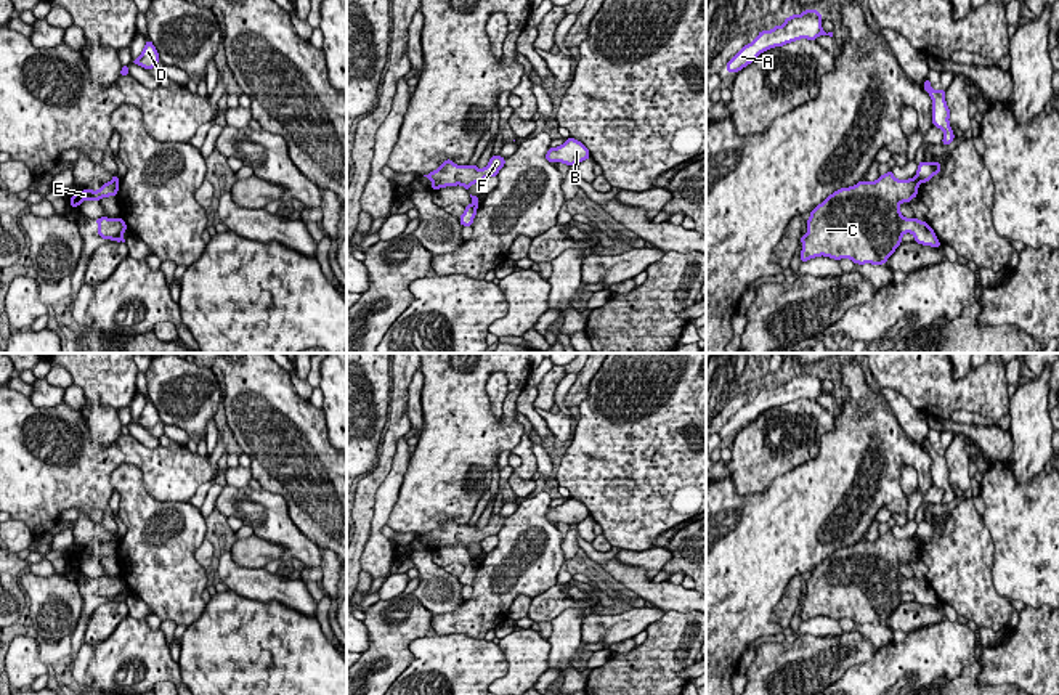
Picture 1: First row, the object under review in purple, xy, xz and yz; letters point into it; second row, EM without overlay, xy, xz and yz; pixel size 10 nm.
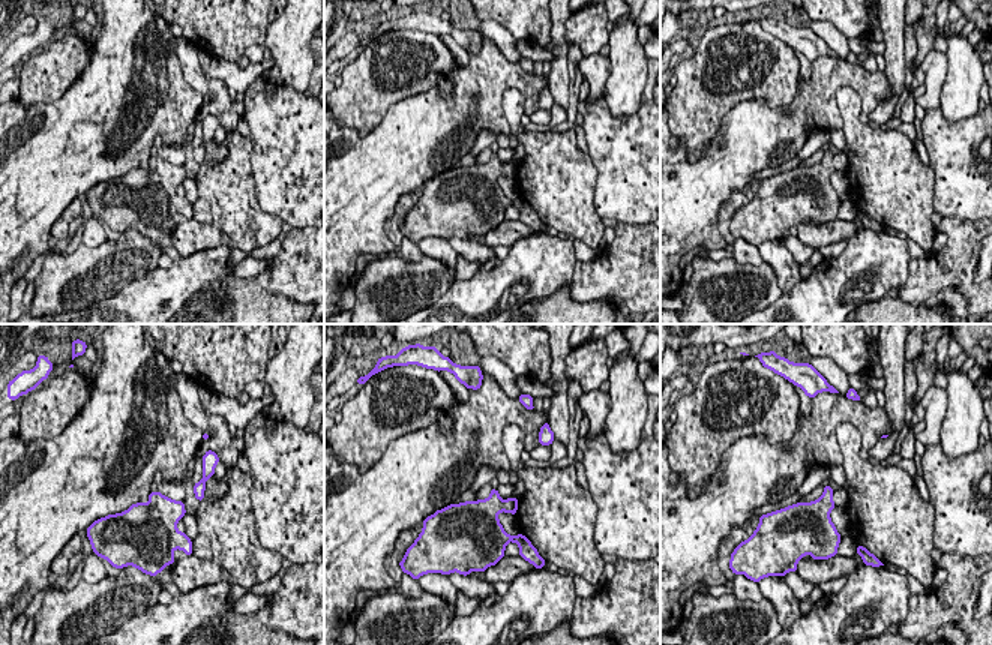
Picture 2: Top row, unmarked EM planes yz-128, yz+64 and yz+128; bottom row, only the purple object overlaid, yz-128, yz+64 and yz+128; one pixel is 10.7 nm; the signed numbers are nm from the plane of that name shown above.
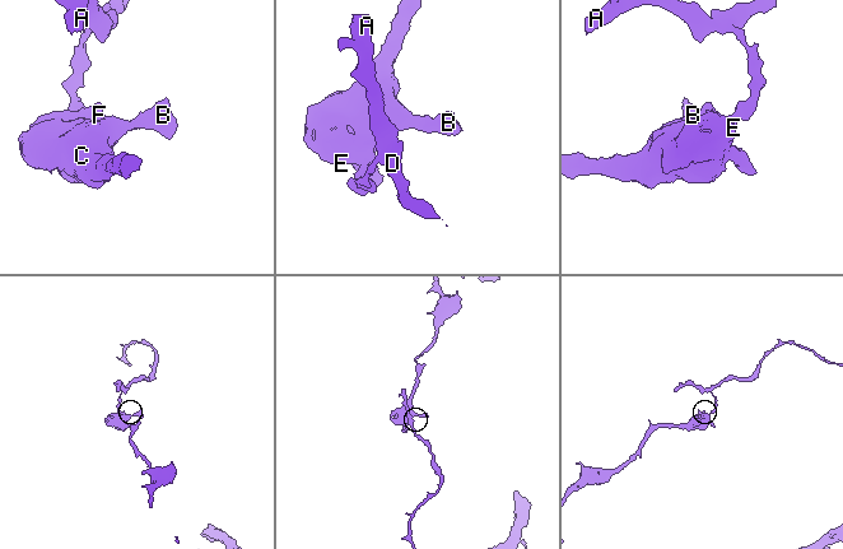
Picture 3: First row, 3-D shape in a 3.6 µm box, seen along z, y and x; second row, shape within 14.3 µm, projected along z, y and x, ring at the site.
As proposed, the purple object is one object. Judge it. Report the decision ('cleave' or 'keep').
cleave

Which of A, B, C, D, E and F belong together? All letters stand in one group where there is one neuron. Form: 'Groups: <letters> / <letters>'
Groups: A D / B C E F

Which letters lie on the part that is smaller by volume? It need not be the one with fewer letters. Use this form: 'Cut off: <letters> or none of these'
Cut off: A, D

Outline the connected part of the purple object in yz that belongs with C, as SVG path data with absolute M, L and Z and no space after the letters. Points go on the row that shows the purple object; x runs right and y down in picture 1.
M892 170L876 181L858 181L854 186L841 188L818 204L807 220L807 234L801 236L801 262L825 255L834 260L850 258L854 263L884 265L902 242L905 233L911 233L915 241L934 249L940 242L927 222L905 218L899 205L918 196L916 178L897 180Z

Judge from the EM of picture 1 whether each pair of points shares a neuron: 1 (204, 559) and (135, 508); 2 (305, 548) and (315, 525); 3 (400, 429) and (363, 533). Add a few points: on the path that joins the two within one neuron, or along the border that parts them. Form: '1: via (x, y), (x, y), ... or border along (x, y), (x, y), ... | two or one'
1: border along (204, 538), (194, 554), (194, 559), (204, 569) | two
2: border along (288, 506), (288, 516), (292, 524), (321, 548) | two
3: via (385, 455), (381, 471), (366, 487), (363, 508) | one

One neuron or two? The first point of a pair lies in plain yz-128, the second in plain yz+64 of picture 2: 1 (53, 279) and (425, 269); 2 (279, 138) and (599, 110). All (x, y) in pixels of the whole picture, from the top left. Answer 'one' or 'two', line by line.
1: one
2: one

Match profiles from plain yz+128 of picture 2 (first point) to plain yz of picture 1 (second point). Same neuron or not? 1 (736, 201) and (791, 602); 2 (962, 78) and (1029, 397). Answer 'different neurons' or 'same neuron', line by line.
1: same neuron
2: same neuron

